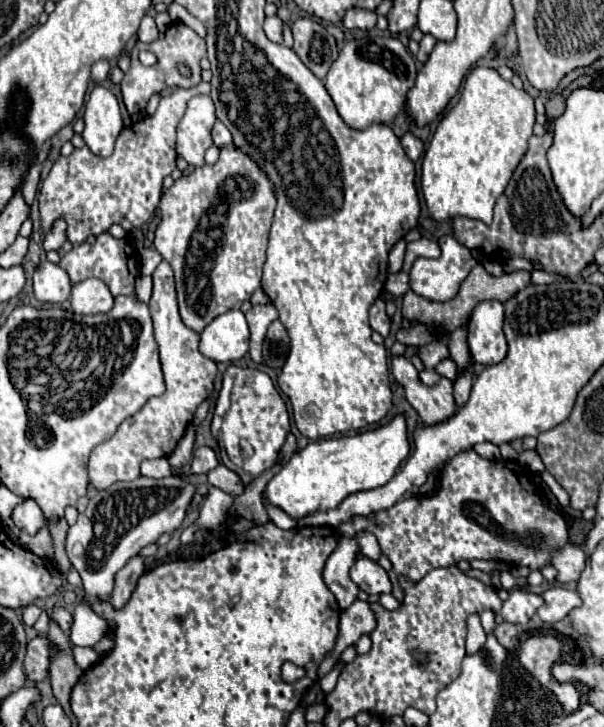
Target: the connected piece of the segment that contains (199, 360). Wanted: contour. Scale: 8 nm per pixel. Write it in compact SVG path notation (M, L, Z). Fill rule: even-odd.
M161 261L153 271L153 297L149 301L149 309L155 321L155 339L161 353L167 391L159 397L151 397L139 413L119 425L117 433L109 441L99 443L93 449L89 459L89 483L95 489L107 489L117 481L133 481L139 477L139 465L143 459L171 455L185 427L191 423L197 405L213 391L217 365L199 351L199 335L187 329L179 317L173 271L167 261Z

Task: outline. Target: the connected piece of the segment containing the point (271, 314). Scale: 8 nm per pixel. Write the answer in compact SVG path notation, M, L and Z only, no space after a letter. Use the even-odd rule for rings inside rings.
M255 305L251 307L247 313L247 323L251 329L251 347L249 347L249 355L255 363L263 363L261 359L261 345L265 339L265 331L269 327L271 321L279 318L279 313L273 305Z

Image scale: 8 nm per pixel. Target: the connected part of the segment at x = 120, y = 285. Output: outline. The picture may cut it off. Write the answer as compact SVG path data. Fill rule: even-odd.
M109 233L99 235L95 243L75 245L67 255L61 257L59 265L69 273L69 277L71 277L73 283L85 281L89 277L101 279L109 287L109 291L113 293L113 297L117 297L117 295L131 295L135 291L135 279L139 275L135 249L129 245L129 241L115 239Z

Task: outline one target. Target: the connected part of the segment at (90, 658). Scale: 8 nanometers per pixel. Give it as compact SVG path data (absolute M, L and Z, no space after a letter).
M71 645L71 651L73 651L75 663L77 663L81 669L91 667L91 665L99 659L97 651L95 651L95 649L89 649L89 647L75 647L75 645Z

